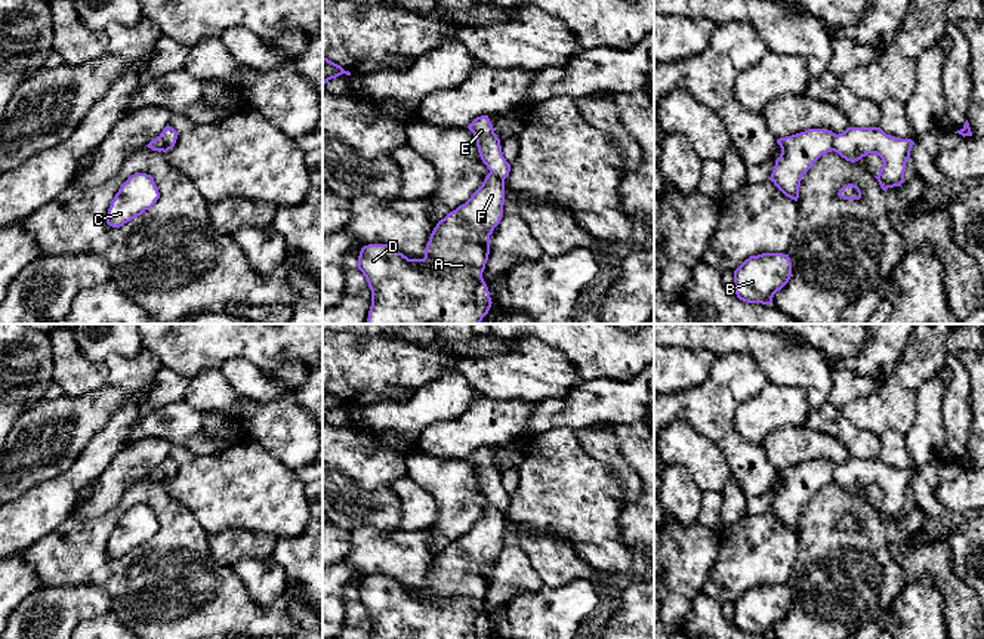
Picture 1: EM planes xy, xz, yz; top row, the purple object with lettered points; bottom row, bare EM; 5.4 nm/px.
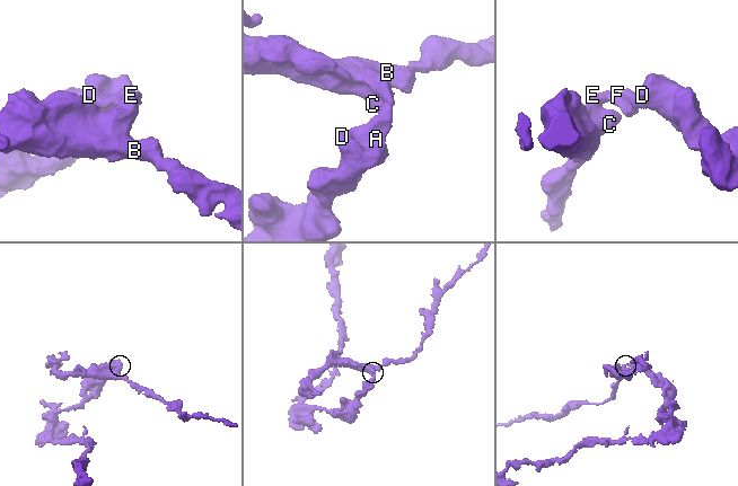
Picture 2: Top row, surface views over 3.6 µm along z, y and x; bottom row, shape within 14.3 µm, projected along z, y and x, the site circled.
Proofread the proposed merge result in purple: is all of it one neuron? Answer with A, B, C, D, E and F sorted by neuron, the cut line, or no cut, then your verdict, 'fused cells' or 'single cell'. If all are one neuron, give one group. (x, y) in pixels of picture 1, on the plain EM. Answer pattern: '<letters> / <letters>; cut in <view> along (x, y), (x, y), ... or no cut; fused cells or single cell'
A D F / B C E; cut in yz along (836, 466), (833, 481); fused cells

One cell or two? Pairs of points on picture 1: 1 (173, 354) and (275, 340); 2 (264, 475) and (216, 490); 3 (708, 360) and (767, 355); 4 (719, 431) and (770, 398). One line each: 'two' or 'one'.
1: one
2: one
3: two
4: two

